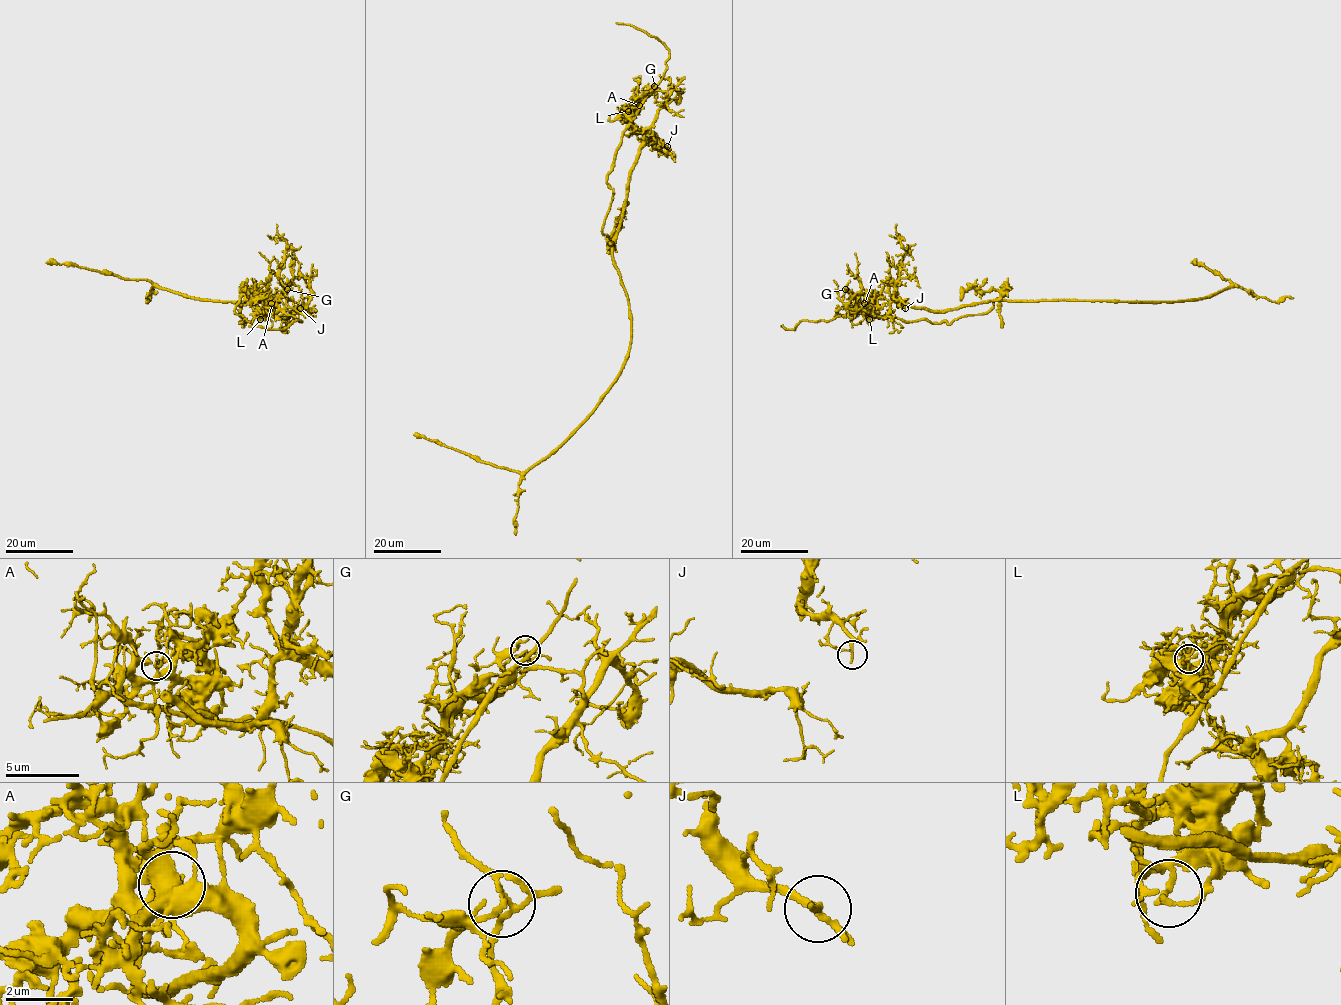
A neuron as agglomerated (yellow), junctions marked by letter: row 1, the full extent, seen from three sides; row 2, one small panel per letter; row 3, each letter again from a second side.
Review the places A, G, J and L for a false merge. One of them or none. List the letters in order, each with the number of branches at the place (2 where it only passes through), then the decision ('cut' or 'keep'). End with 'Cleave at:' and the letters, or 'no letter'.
A: branches 3; keep
G: branches 3; cut
J: branches 2; keep
L: branches 3; keep
Cleave at: G

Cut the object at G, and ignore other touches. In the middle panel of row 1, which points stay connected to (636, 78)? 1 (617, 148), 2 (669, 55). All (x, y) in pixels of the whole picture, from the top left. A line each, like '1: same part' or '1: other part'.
1: same part
2: same part

